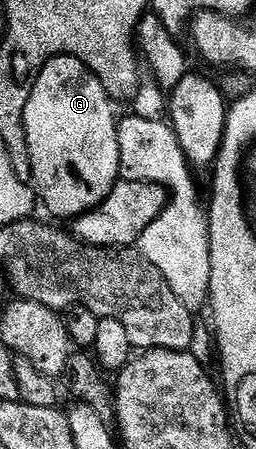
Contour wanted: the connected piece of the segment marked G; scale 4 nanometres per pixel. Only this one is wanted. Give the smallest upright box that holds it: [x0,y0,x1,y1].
[26,55,122,217]

